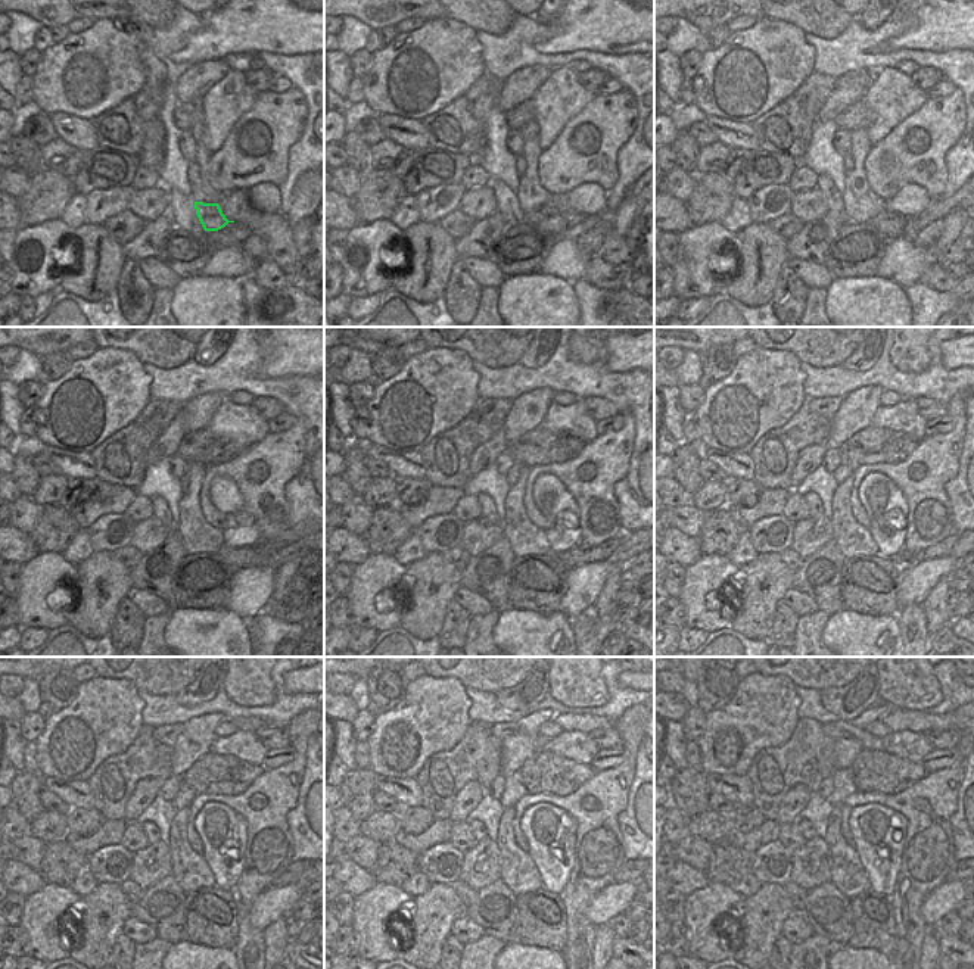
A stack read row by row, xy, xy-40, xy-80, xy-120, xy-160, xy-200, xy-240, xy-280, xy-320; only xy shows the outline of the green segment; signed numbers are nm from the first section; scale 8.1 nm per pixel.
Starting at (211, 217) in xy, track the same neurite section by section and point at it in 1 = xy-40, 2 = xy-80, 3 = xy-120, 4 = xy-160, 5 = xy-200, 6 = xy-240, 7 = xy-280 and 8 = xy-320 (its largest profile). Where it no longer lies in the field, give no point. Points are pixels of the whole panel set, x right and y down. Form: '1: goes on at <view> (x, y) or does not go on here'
1: goes on at xy-40 (548, 218)
2: goes on at xy-80 (890, 224)
3: goes on at xy-120 (237, 557)
4: goes on at xy-160 (573, 557)
5: goes on at xy-200 (945, 547)
6: goes on at xy-240 (291, 875)
7: goes on at xy-280 (624, 874)
8: goes on at xy-320 (954, 875)

